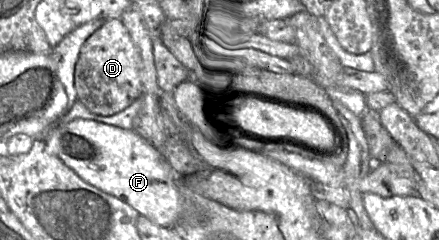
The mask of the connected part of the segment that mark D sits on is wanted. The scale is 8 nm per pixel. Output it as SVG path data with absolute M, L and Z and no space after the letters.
M106 19L81 47L74 72L78 100L102 116L126 109L143 95L142 66L140 51L125 25L120 19Z

